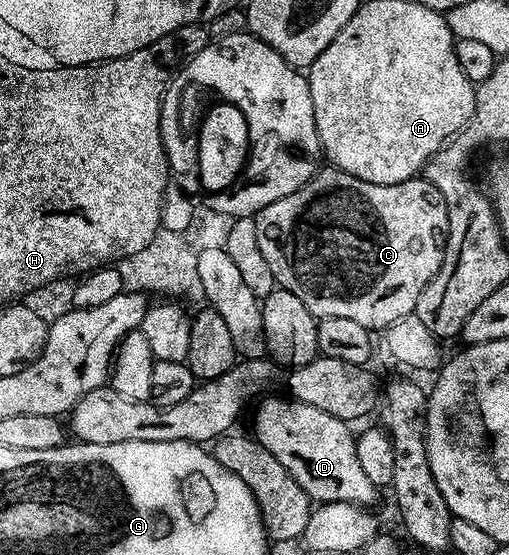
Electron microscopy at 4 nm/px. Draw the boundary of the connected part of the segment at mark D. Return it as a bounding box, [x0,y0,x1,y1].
[255,407,375,507]

